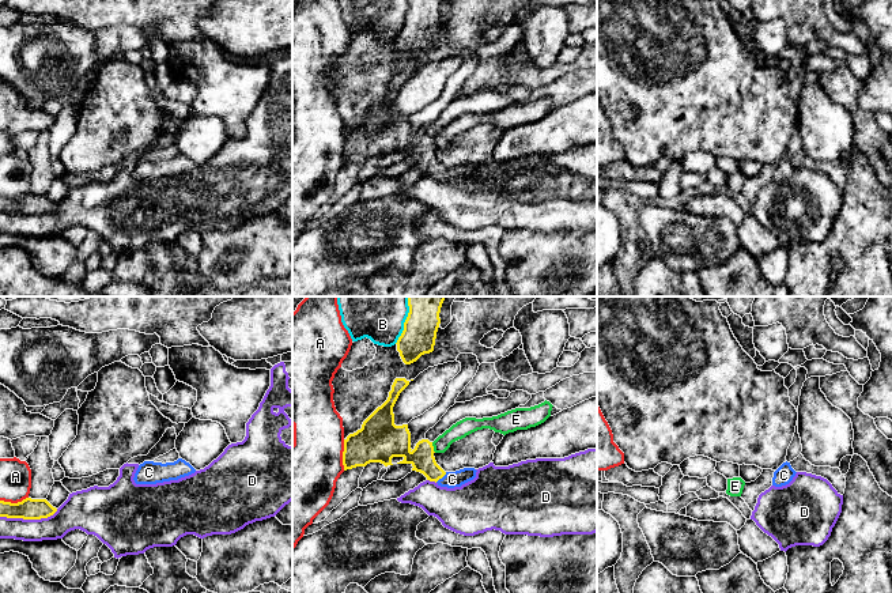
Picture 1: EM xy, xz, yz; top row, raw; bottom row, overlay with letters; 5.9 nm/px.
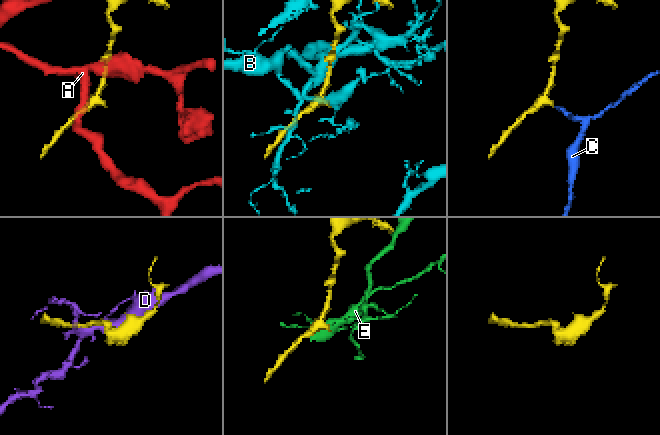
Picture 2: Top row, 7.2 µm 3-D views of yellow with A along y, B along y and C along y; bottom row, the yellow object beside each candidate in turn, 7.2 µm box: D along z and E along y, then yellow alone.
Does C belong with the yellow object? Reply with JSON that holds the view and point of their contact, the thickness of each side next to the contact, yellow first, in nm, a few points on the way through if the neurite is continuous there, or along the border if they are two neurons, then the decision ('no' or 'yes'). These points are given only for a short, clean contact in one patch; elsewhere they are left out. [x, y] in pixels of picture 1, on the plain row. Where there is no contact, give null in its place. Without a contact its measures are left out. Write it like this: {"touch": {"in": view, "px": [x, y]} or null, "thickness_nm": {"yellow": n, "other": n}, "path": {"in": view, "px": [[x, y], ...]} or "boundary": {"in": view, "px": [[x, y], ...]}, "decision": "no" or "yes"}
{"touch": {"in": "xz", "px": [441, 173]}, "thickness_nm": {"yellow": 140, "other": 100}, "path": {"in": "xz", "px": [[422, 153], [441, 173], [452, 174]]}, "decision": "yes"}

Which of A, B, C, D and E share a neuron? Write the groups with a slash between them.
A / B / C / D / E

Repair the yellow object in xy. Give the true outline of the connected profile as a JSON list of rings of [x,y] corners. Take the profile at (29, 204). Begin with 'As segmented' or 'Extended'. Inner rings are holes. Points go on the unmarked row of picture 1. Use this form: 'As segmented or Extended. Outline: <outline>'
As segmented. Outline: [[[26,193],[22,197],[11,199],[0,196],[0,212],[41,215],[57,207],[46,194]]]

